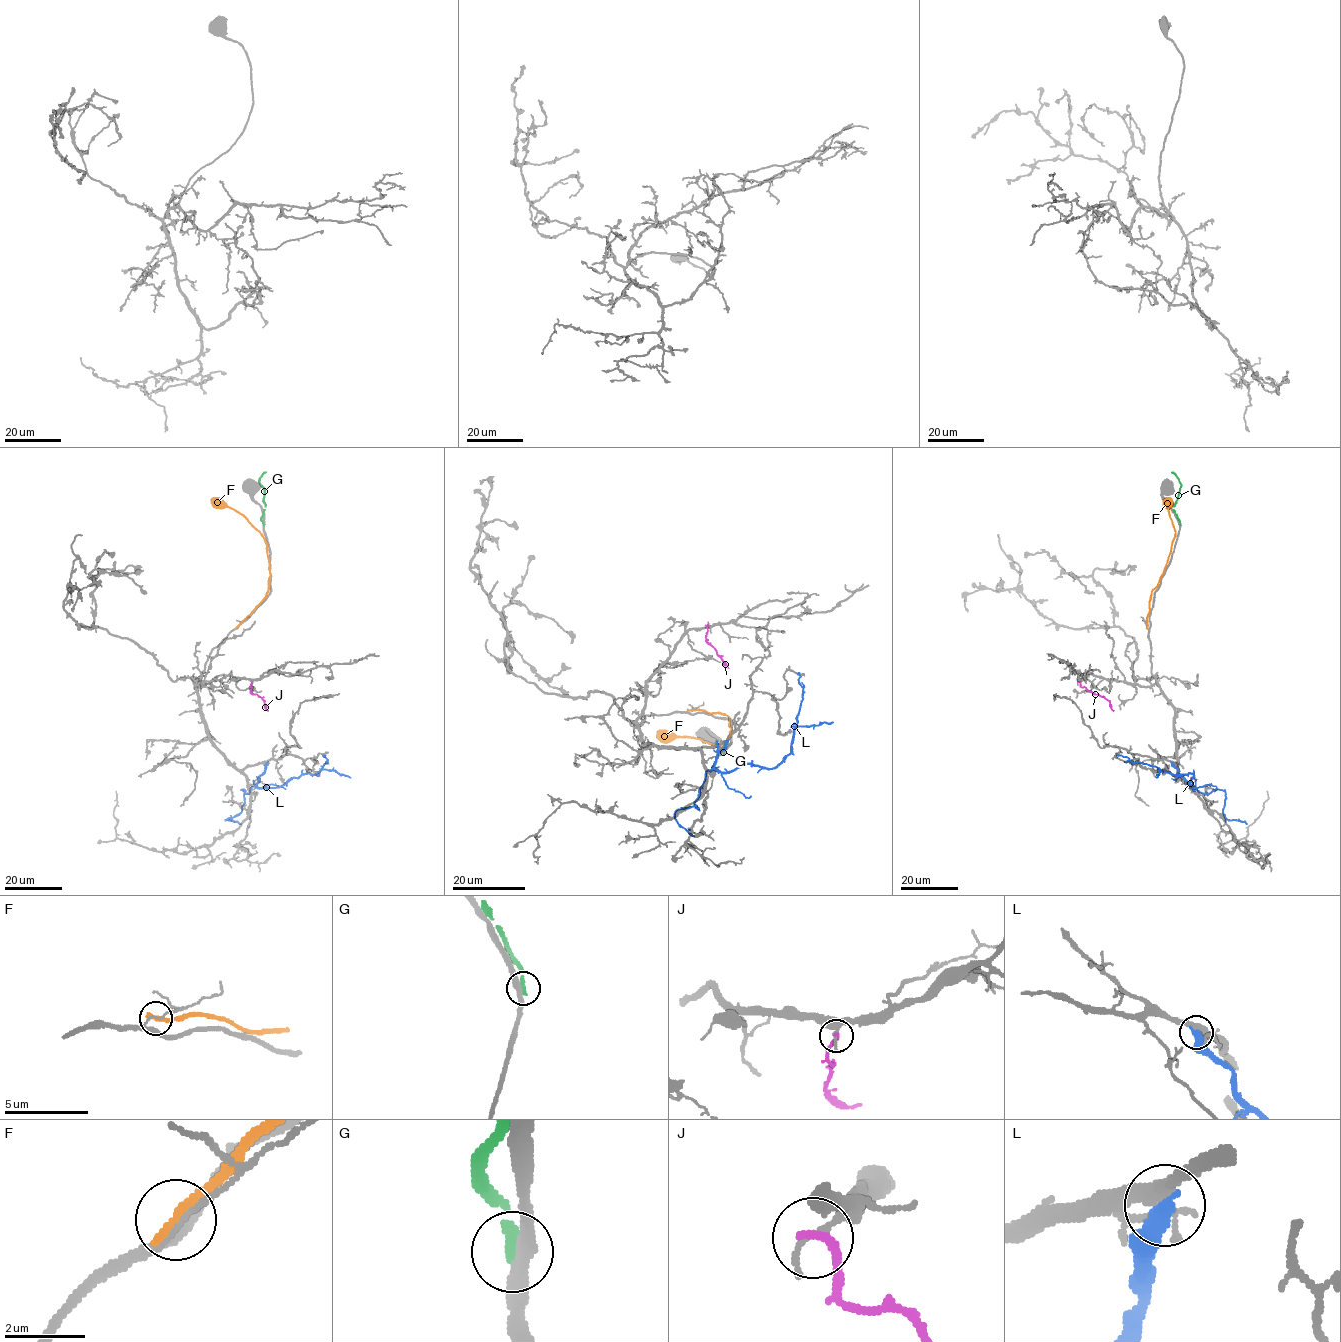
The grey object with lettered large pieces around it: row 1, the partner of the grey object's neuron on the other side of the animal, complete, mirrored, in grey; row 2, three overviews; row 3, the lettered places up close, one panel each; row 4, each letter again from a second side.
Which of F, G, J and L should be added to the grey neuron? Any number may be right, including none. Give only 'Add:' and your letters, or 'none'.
Add: none

